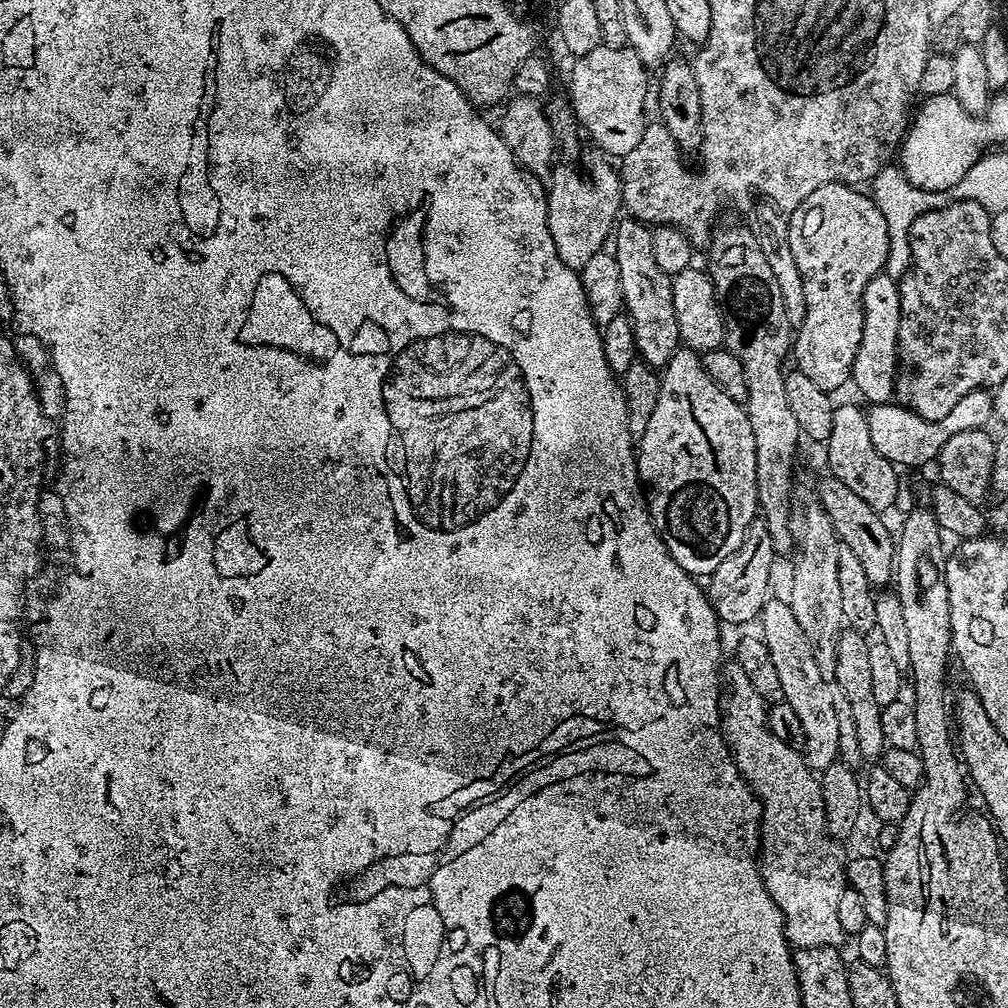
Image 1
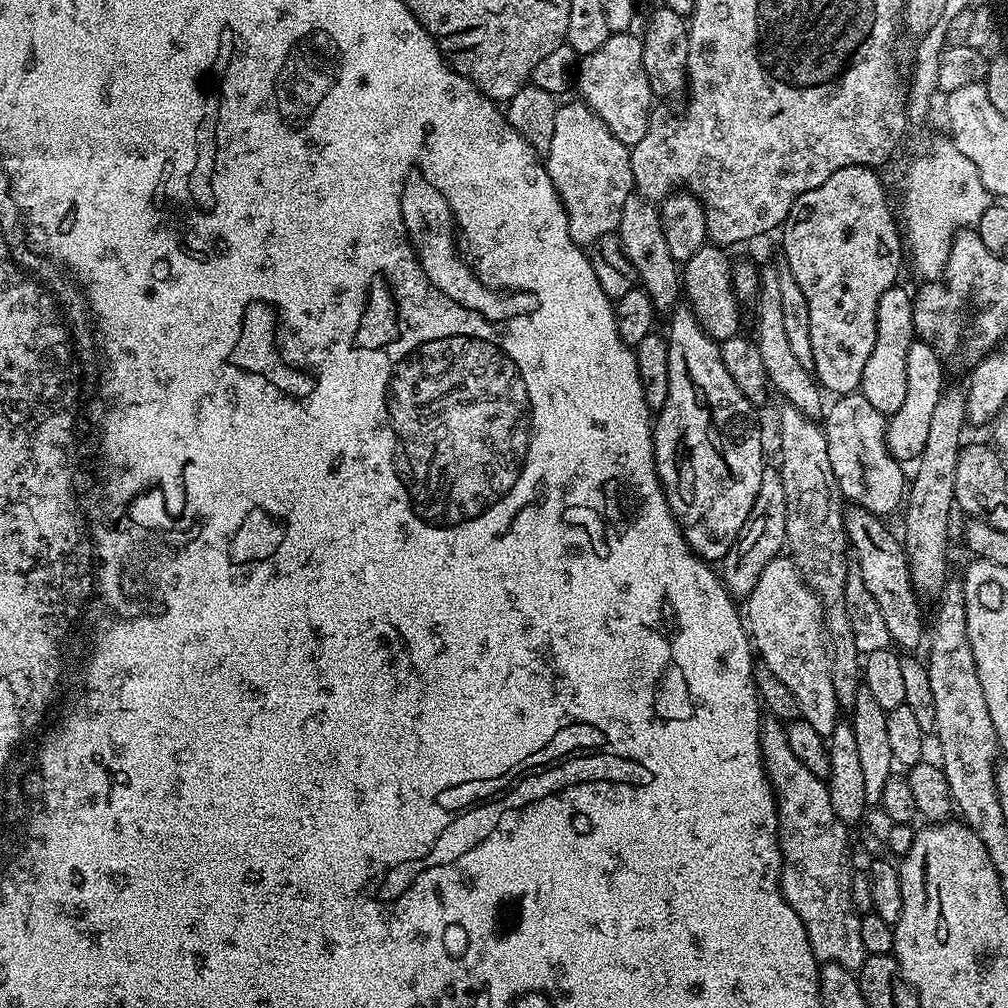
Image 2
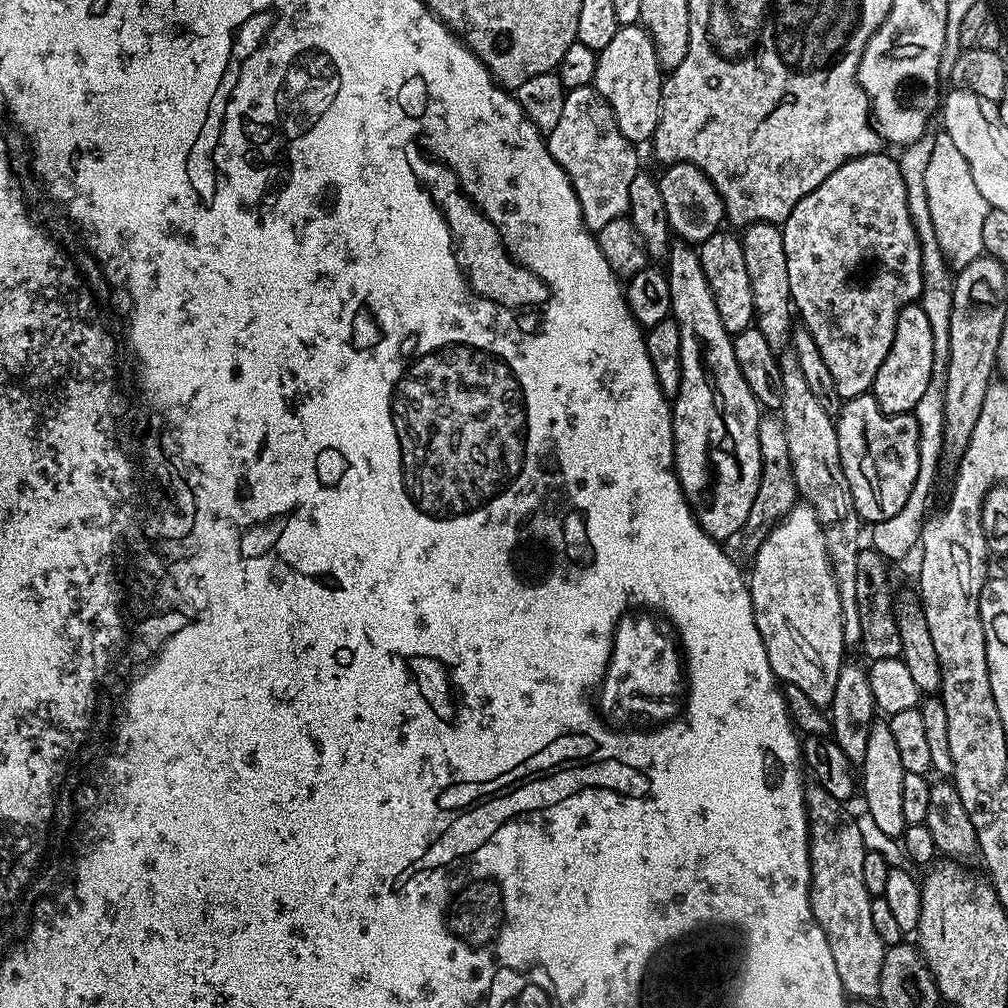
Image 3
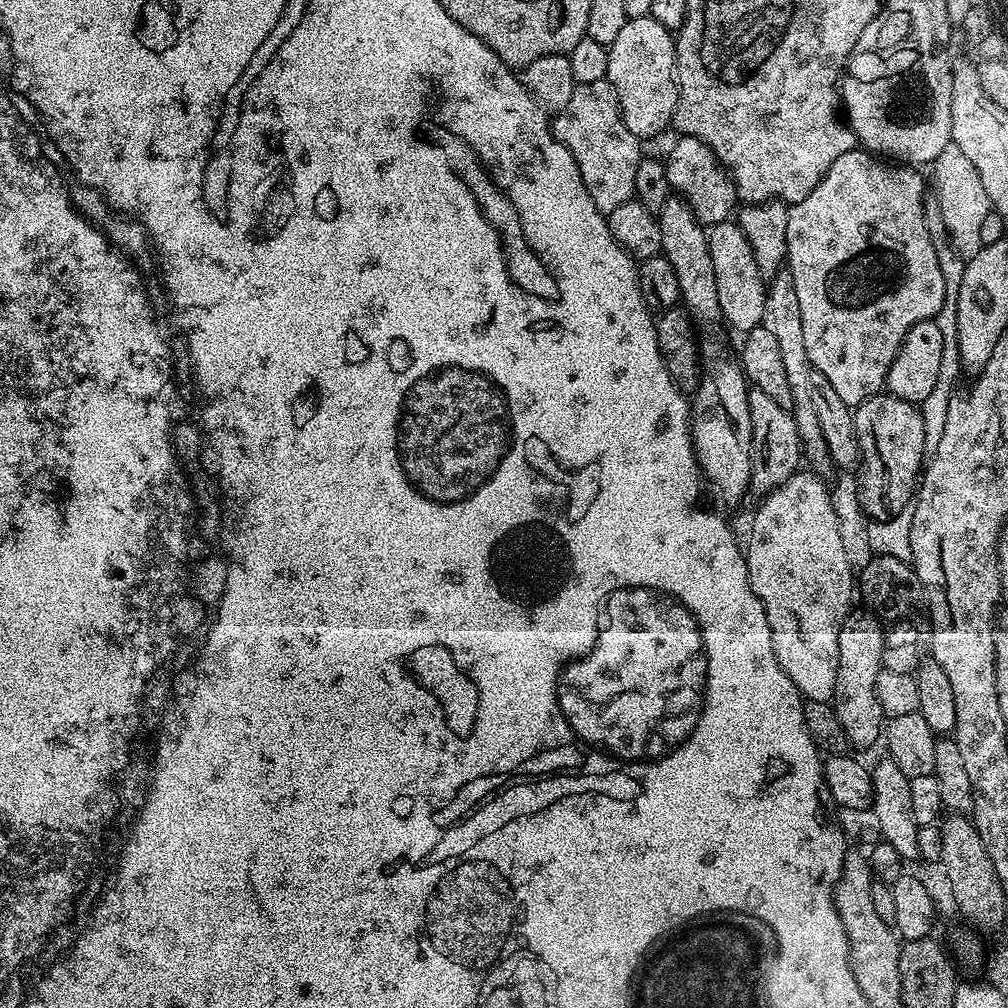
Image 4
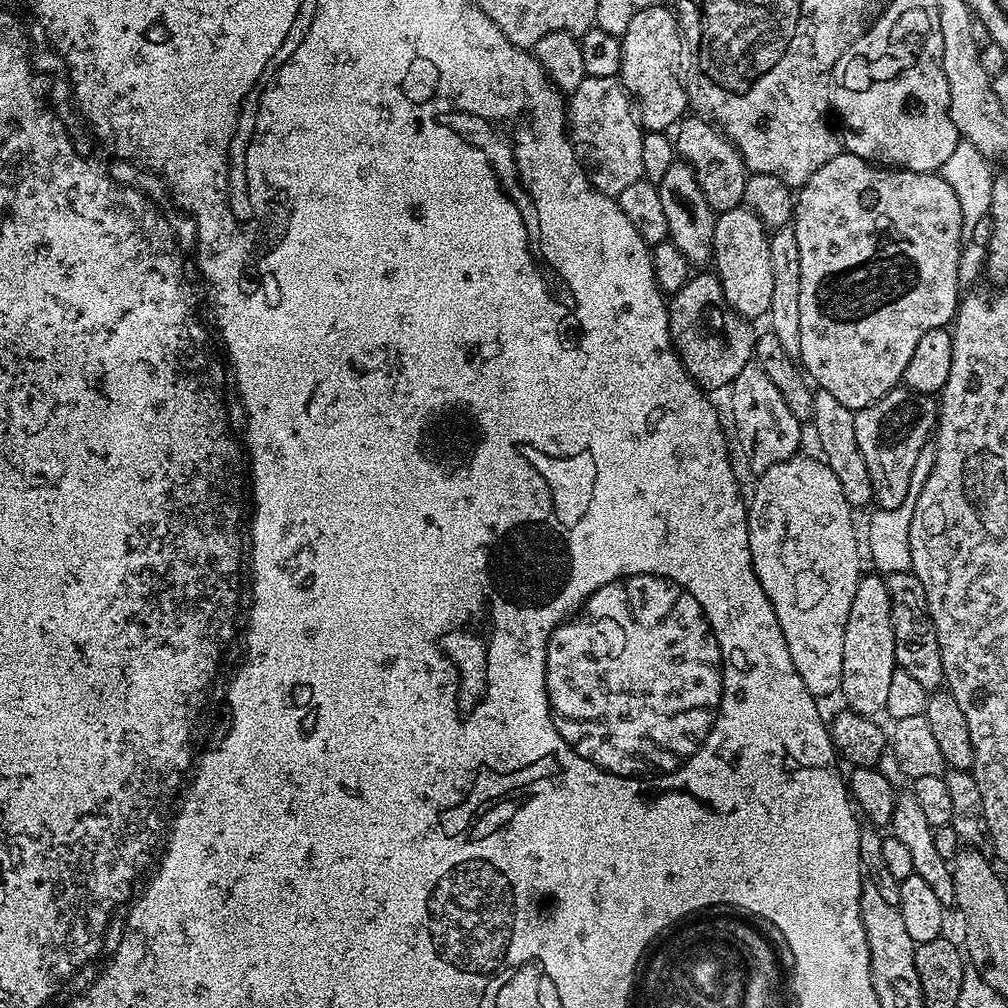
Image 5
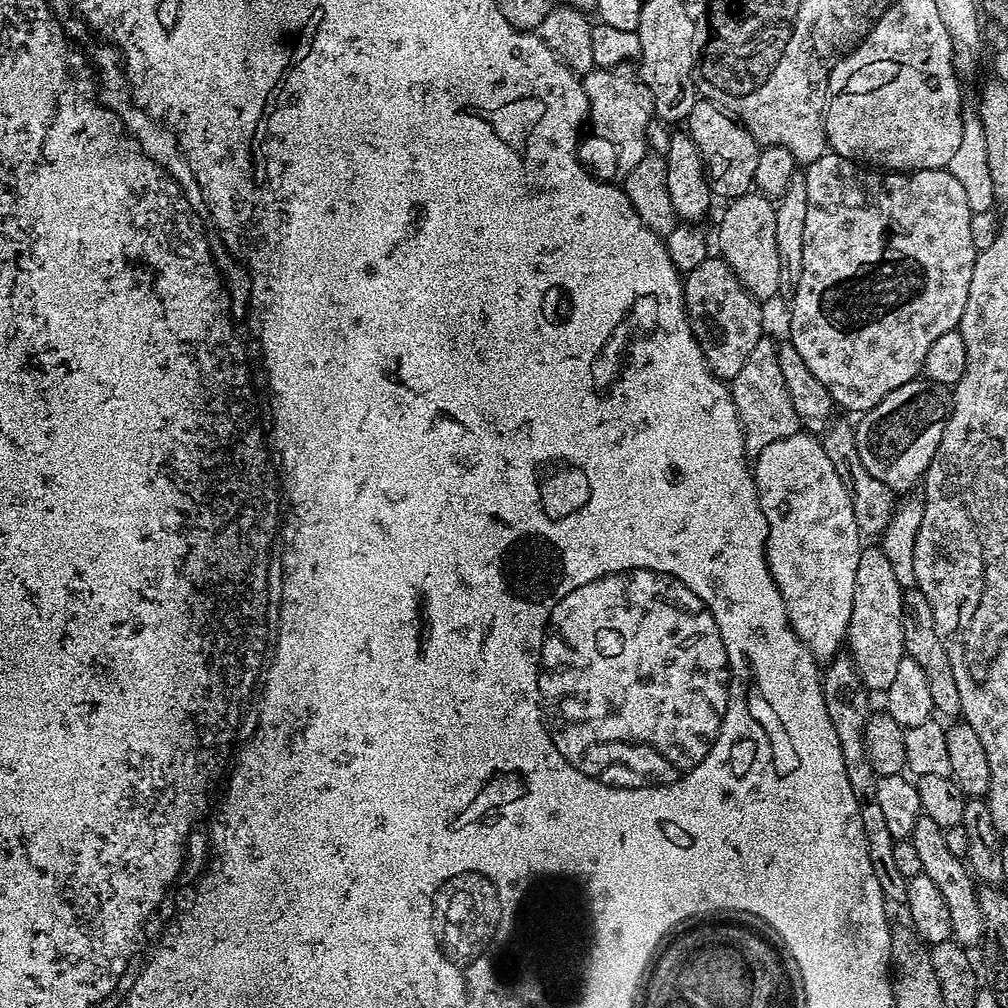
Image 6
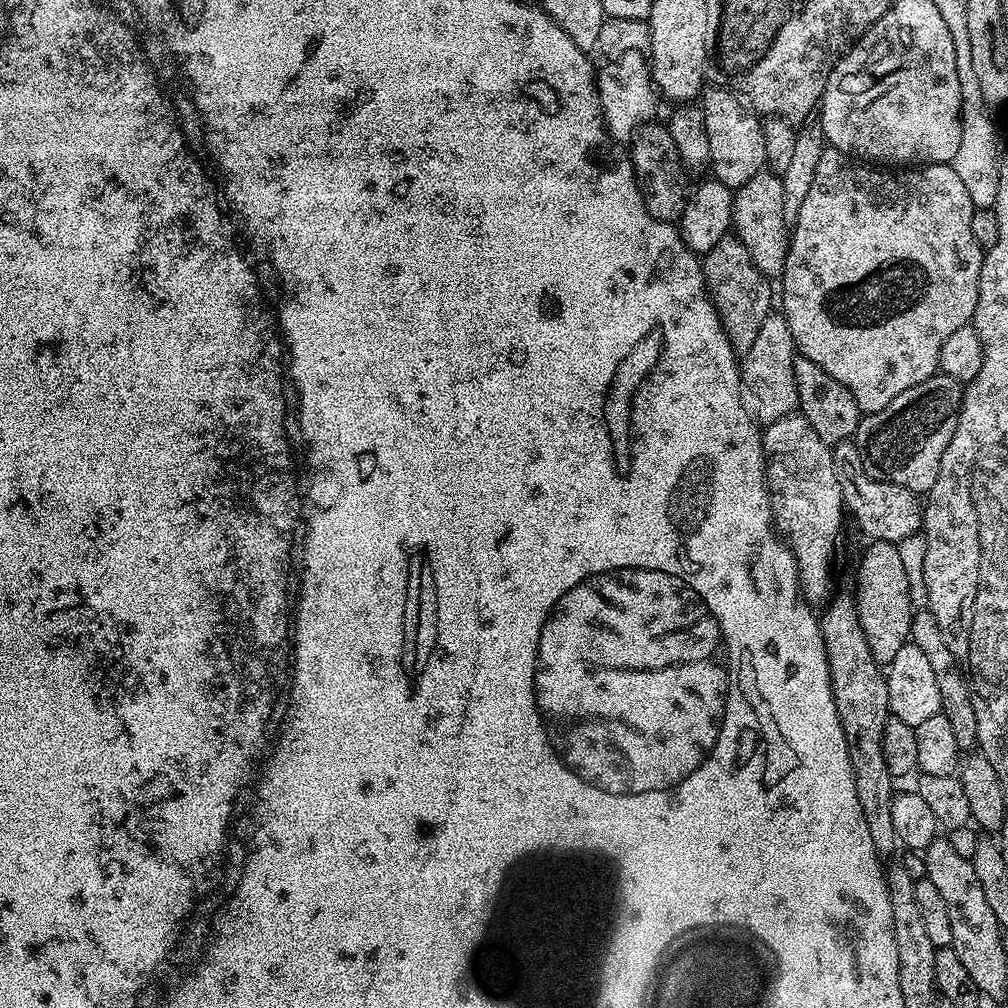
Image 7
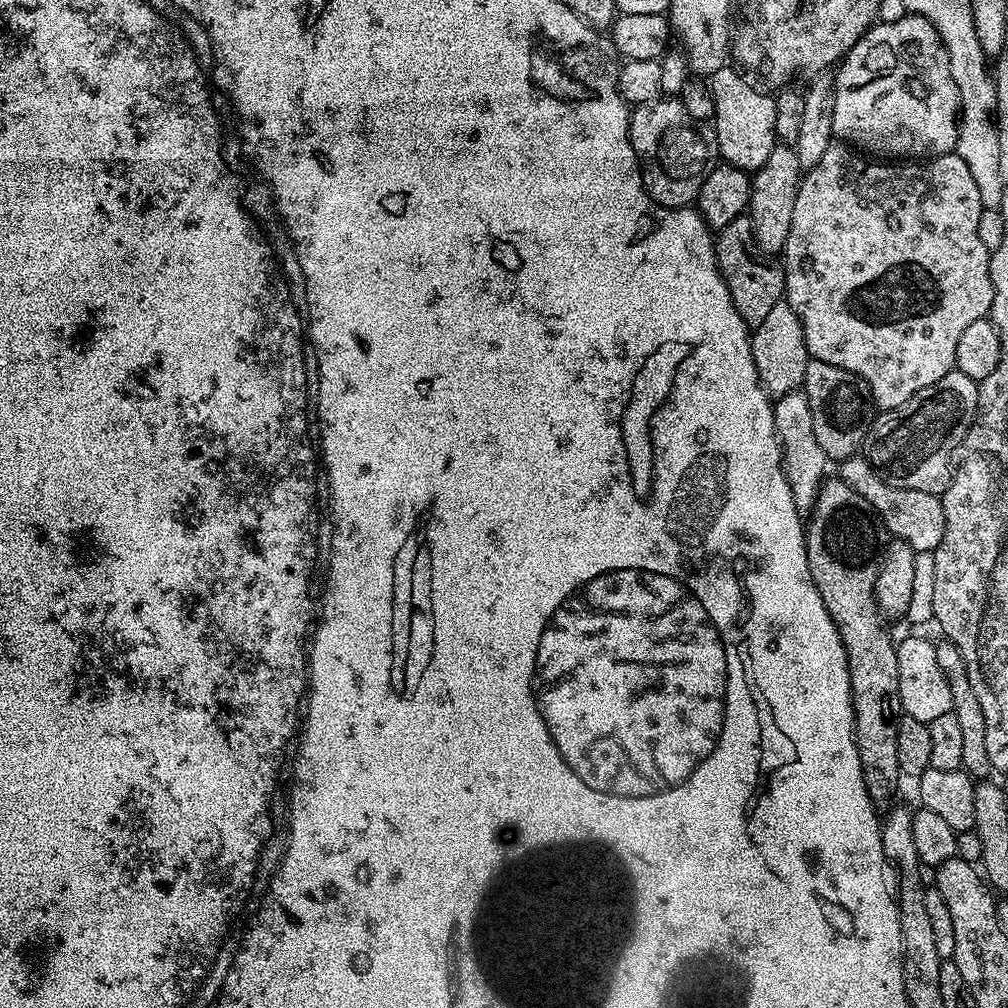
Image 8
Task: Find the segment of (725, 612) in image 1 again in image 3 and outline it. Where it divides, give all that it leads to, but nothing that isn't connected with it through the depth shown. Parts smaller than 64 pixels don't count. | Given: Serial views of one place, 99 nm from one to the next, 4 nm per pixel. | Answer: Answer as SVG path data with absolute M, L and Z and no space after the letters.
M761 415L758 442L762 458L762 474L758 482L758 494L754 498L754 506L750 506L750 515L746 525L748 537L745 538L744 544L748 550L755 550L764 541L768 531L798 502L794 470L790 462L790 446L786 446L784 424L780 421L779 415Z

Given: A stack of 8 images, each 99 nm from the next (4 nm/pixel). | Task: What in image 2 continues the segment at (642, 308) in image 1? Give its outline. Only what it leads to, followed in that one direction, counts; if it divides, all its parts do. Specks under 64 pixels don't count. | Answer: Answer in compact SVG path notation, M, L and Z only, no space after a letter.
M639 194L626 198L626 206L622 206L622 218L618 229L620 249L630 258L636 271L639 287L650 294L652 304L657 310L671 310L677 307L682 296L682 268L666 247L666 234L662 234L662 218L659 207L653 201Z

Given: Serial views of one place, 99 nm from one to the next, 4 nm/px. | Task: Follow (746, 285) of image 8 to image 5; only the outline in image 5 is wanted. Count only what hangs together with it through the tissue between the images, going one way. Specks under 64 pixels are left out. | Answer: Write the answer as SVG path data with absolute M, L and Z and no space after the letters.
M700 270L689 276L682 290L671 293L667 306L672 345L692 381L705 393L712 394L715 388L727 389L744 367L753 363L757 329L728 307L715 271Z

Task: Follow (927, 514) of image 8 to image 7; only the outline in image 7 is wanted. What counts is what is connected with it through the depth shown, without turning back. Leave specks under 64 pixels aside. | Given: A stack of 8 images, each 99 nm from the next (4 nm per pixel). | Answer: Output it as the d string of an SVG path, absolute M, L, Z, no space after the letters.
M843 440L841 444L831 445L834 470L844 487L844 507L847 515L856 519L856 524L868 535L869 541L885 540L899 544L902 538L910 538L921 531L924 522L924 509L919 495L910 494L902 486L882 482L866 474L862 454L852 440Z

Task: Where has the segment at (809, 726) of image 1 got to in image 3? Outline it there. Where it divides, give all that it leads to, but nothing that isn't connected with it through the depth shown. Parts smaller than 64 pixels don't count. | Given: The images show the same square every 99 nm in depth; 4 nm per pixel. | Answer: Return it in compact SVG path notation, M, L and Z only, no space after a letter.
M797 502L796 505L768 531L764 541L754 550L753 556L756 557L752 560L752 576L750 572L750 575L747 577L747 582L749 590L752 591L754 622L758 626L758 634L762 634L762 642L766 646L766 654L770 658L772 673L775 674L777 681L798 686L798 690L802 690L802 694L806 694L806 698L810 698L812 704L817 706L831 705L832 699L834 698L834 690L838 686L840 667L846 663L846 656L844 656L846 645L844 635L842 634L842 598L838 598L838 584L834 582L832 563L828 557L826 542L824 541L824 531L818 522L818 514L814 514L814 510L810 505Z

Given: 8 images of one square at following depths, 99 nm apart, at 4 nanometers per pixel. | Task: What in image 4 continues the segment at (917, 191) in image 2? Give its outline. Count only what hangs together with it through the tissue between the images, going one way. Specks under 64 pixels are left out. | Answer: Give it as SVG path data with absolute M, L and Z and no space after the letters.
M947 144L934 161L936 168L936 194L934 201L941 210L941 216L945 220L945 228L951 240L952 247L964 258L978 254L982 247L982 221L990 210L986 186L982 184L982 178L978 176L978 170L974 168L974 162L958 150L956 144Z

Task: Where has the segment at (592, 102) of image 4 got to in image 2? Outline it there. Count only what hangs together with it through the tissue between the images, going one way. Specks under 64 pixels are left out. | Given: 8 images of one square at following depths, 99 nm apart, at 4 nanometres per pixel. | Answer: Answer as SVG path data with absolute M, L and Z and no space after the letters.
M573 98L569 104L561 103L554 118L554 138L550 138L550 150L546 153L548 173L560 195L562 206L568 215L570 238L581 246L591 246L598 238L616 232L620 227L622 206L626 206L626 198L633 195L632 153L629 145L618 142L614 134L590 110L590 106L579 98Z

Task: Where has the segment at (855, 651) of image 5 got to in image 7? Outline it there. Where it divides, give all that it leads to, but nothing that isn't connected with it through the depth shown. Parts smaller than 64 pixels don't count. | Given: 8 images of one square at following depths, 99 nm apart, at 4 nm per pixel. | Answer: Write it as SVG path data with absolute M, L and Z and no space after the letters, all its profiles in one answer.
M874 540L867 545L869 548L860 556L860 565L856 568L856 592L854 599L858 618L862 622L862 630L866 634L866 642L870 646L870 654L874 654L881 666L886 666L902 650L902 646L909 643L912 635L912 599L910 598L910 582L906 582L906 569L902 566L895 544L885 540Z

